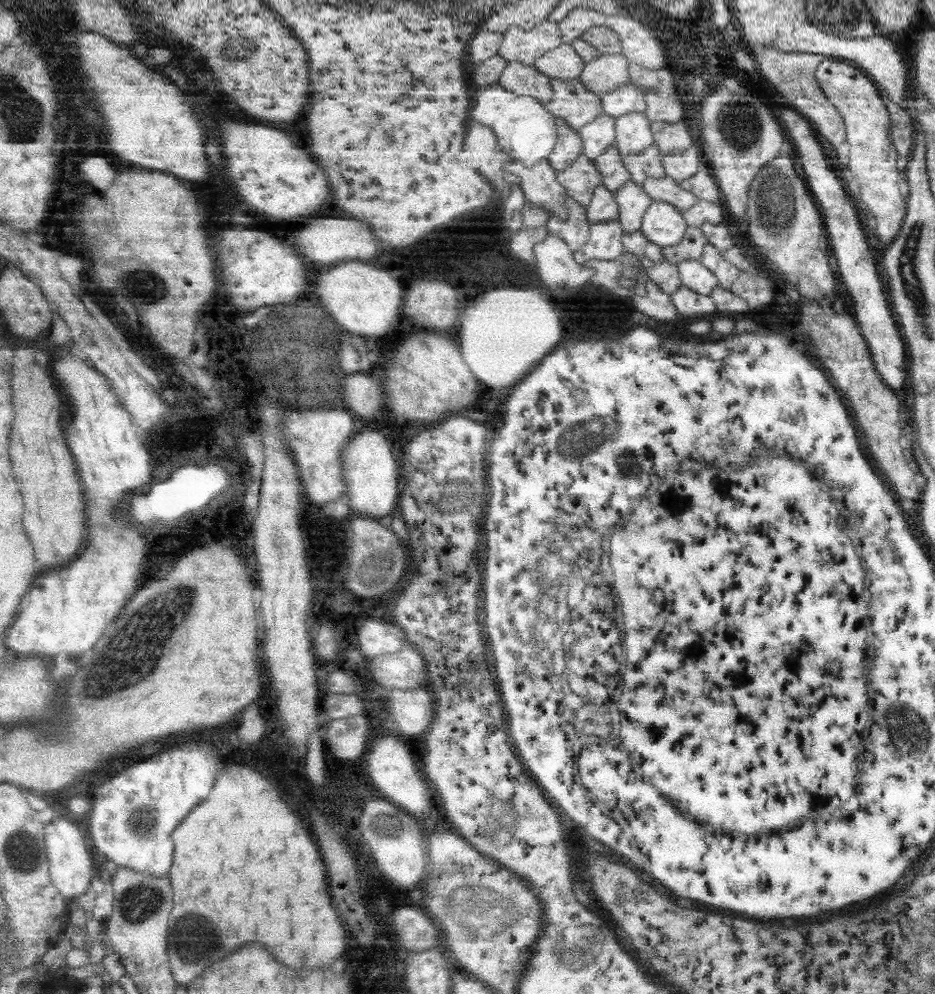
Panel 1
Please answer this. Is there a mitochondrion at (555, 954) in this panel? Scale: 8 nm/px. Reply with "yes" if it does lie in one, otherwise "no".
yes

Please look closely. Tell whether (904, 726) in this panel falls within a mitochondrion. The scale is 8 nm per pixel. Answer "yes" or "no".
yes

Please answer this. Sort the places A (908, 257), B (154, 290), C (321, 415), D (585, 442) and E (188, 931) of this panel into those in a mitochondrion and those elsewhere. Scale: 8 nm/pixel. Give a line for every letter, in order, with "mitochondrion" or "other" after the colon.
A: mitochondrion
B: mitochondrion
C: mitochondrion
D: mitochondrion
E: mitochondrion

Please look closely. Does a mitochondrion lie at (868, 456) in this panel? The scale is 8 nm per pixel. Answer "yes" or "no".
no

